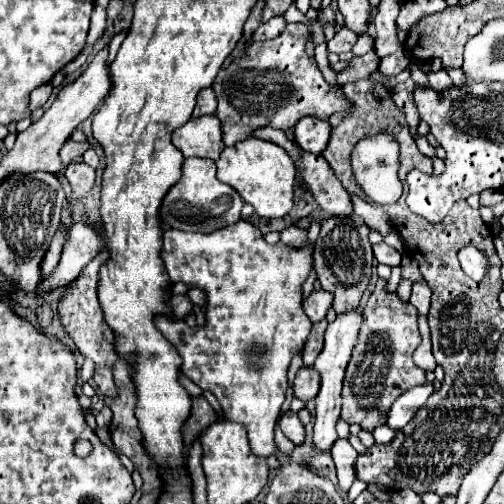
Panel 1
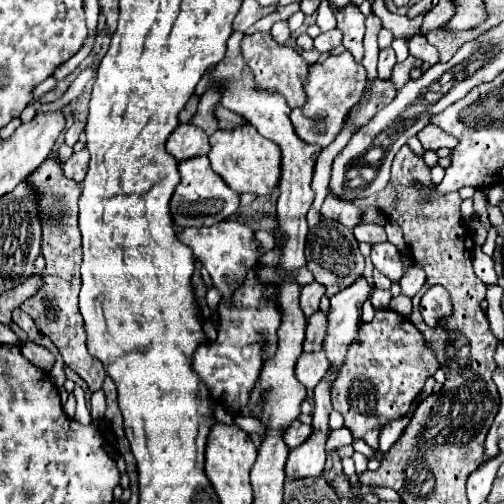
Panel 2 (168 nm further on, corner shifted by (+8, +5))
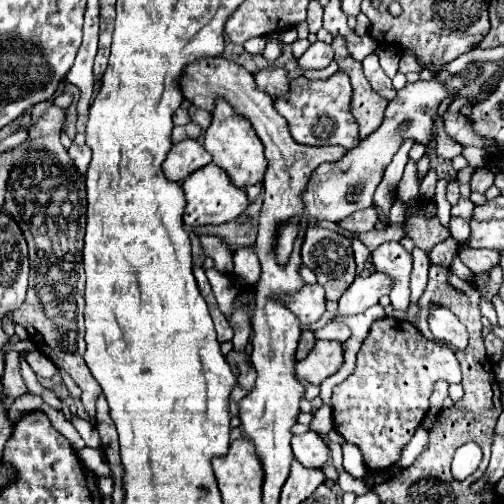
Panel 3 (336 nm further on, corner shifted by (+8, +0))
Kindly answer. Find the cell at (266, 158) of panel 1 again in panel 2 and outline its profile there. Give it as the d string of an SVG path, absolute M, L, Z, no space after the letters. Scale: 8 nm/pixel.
M250 123L244 127L238 125L236 129L222 131L218 129L216 135L210 135L210 163L212 169L226 181L230 189L236 193L256 193L256 195L268 195L278 179L280 179L280 149L276 143L264 139Z

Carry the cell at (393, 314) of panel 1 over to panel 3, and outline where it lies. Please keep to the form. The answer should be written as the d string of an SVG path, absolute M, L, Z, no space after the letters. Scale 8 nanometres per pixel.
M376 320L364 338L354 372L334 388L330 398L334 428L346 442L356 444L368 470L386 470L398 462L402 448L422 422L436 380L460 382L462 372L454 350L432 342L404 320Z

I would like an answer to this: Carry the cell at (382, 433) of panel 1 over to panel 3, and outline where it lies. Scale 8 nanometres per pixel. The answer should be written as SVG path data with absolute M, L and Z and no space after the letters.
M418 426L416 432L414 432L414 436L410 438L410 442L404 446L404 450L400 454L400 460L398 460L398 466L406 468L408 464L412 464L420 456L420 452L424 450L426 442L428 442L428 434L426 434L424 426Z

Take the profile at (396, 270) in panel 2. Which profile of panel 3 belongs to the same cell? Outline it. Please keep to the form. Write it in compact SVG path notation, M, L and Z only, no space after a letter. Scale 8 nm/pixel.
M386 242L372 252L372 264L378 272L384 272L392 280L392 306L396 310L406 310L410 304L412 256L400 246L400 242Z

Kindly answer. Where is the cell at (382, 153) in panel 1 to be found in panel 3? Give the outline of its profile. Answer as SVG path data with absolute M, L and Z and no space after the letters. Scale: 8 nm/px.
M472 66L466 74L456 74L448 78L446 82L438 82L436 76L432 80L418 80L414 84L406 84L402 90L398 90L396 98L388 102L384 110L384 120L372 136L366 136L360 140L356 148L350 148L340 160L320 164L314 174L310 176L308 190L304 192L304 204L308 216L316 220L330 220L340 222L346 216L350 216L356 210L364 210L372 206L372 196L384 176L386 166L392 162L392 156L398 152L398 148L404 144L404 140L414 140L420 144L428 144L432 138L434 128L434 116L438 114L438 108L444 98L456 98L462 88L470 84L470 80L476 80L480 76L480 66Z

